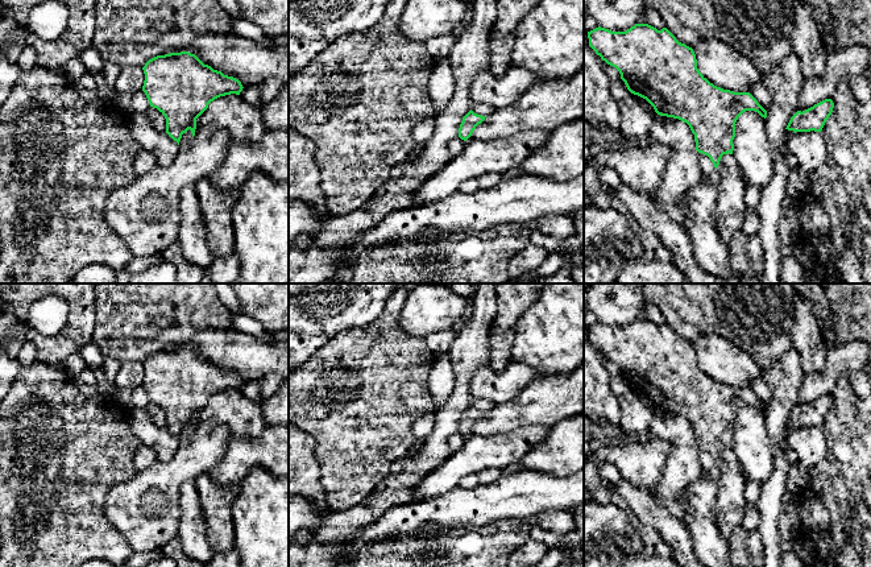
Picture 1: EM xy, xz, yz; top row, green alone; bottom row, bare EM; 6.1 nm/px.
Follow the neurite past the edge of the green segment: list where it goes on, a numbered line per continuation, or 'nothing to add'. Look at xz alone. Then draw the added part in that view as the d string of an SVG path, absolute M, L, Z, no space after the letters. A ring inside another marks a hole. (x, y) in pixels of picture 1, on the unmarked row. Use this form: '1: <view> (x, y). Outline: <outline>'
1: xz (481, 404). Outline: M486 398L473 400L472 406L481 411L489 411L494 407L495 402Z

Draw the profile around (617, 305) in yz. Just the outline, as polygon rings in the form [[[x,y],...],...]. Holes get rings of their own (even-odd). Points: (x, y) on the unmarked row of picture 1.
[[[593,284],[588,287],[588,302],[598,322],[626,327],[638,319],[646,303],[643,284]]]

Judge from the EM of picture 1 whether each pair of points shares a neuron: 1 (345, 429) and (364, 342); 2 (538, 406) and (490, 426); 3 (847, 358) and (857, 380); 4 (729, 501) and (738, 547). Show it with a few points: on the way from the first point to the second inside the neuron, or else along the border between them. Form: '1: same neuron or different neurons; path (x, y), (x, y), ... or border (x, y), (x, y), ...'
1: same neuron; path (360, 408), (366, 387), (364, 363)
2: same neuron; path (526, 408), (502, 418)
3: different neurons; border (857, 371), (850, 375)
4: different neurons; border (741, 524), (734, 529), (728, 541)

